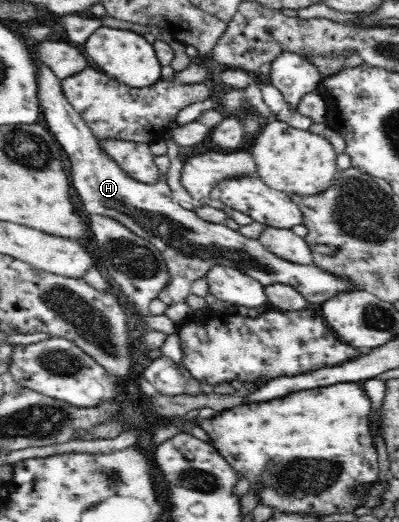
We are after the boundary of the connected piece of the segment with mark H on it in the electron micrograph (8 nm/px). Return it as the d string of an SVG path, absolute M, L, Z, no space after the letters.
M40 62L40 68L44 70L44 74L40 74L38 84L41 116L44 116L44 120L41 121L48 126L50 132L58 139L58 142L62 145L62 148L69 157L72 170L72 184L74 184L74 188L80 194L80 198L84 200L84 206L86 206L86 212L84 213L88 216L98 215L117 220L124 228L130 230L130 232L156 245L160 253L164 256L171 275L170 283L158 296L158 300L162 304L168 304L170 306L177 302L182 302L183 298L186 298L191 293L192 283L202 277L206 278L211 272L211 269L217 265L231 267L244 272L244 274L264 284L265 287L272 284L288 284L303 294L308 299L308 303L322 304L336 299L341 295L359 291L359 284L351 282L349 278L337 276L337 274L333 274L320 266L294 264L288 260L283 260L283 258L276 256L274 252L267 250L260 239L244 235L238 229L232 230L232 228L228 228L224 224L204 220L196 211L186 210L180 204L173 202L170 186L167 181L167 174L170 168L170 160L167 155L156 156L153 154L154 164L160 168L160 174L162 174L162 180L160 182L146 184L144 181L136 180L134 177L128 175L120 167L120 163L112 159L110 153L106 153L106 149L102 147L100 140L96 138L92 129L88 127L84 117L79 112L76 112L76 109L68 102L61 87L62 81L43 62Z

